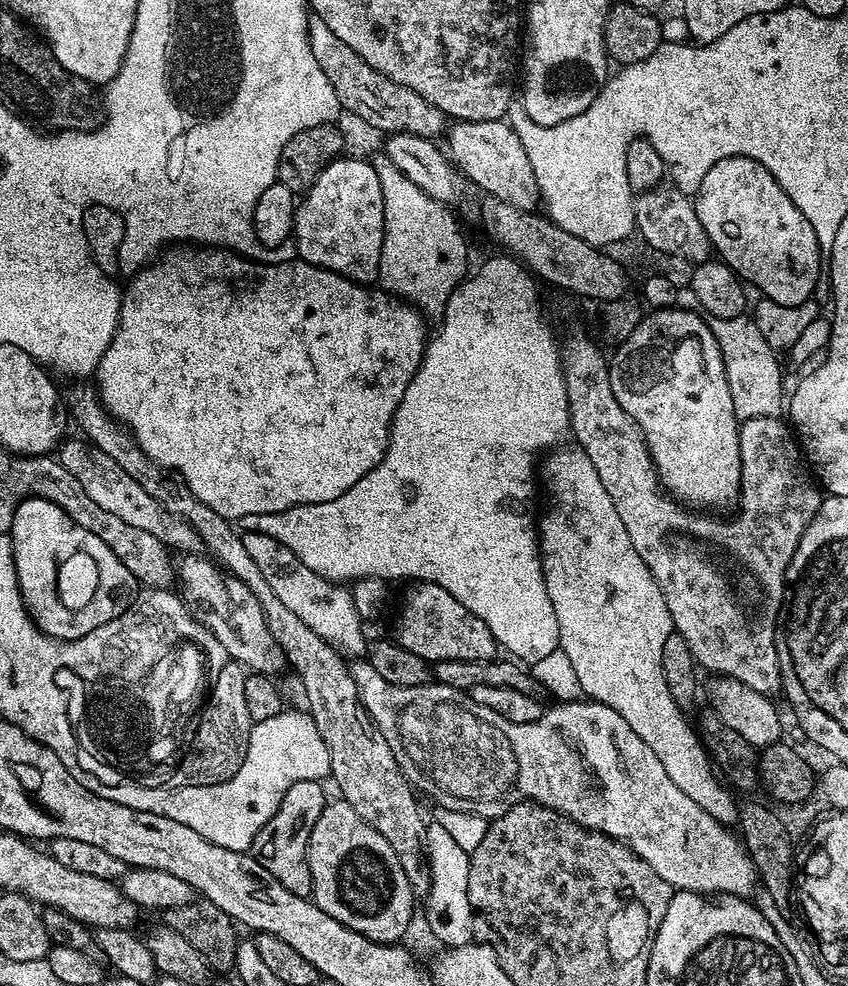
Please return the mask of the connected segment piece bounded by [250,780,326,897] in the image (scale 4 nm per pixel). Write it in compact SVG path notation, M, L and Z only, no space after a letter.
M318 780L294 782L294 786L286 790L284 800L278 806L277 812L262 826L260 833L252 841L251 855L255 856L257 862L266 870L270 870L270 874L274 874L274 878L278 878L278 882L282 882L282 886L290 890L290 894L306 897L311 897L312 894L308 843L310 834L314 830L314 822L318 822L326 803L324 786Z

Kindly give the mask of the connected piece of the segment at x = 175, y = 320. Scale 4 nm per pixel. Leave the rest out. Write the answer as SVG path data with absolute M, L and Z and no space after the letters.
M220 246L193 248L196 248L193 252L176 252L168 256L161 264L149 263L128 280L128 288L126 284L122 292L116 333L94 373L95 387L104 407L121 425L130 429L136 443L153 464L177 472L183 487L223 520L240 522L250 514L288 512L303 504L330 502L346 494L346 490L350 490L358 478L374 470L386 454L388 432L398 402L402 402L402 394L406 394L406 386L410 386L424 357L426 335L420 321L421 313L407 303L393 302L387 291L368 292L372 290L347 276L339 276L337 272L299 258L287 264L266 264Z

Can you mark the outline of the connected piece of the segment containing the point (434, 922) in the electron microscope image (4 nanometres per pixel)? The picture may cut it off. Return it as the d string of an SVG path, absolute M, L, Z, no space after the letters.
M432 822L426 828L426 872L432 881L428 884L428 928L441 940L441 945L457 948L473 943L472 907L470 906L470 854L454 842L454 837L439 824Z

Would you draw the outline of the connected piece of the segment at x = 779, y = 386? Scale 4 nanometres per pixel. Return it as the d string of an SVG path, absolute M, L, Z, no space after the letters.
M708 316L707 322L720 347L737 417L780 416L786 408L786 388L784 392L784 376L780 373L780 360L776 357L779 355L763 337L755 319Z

